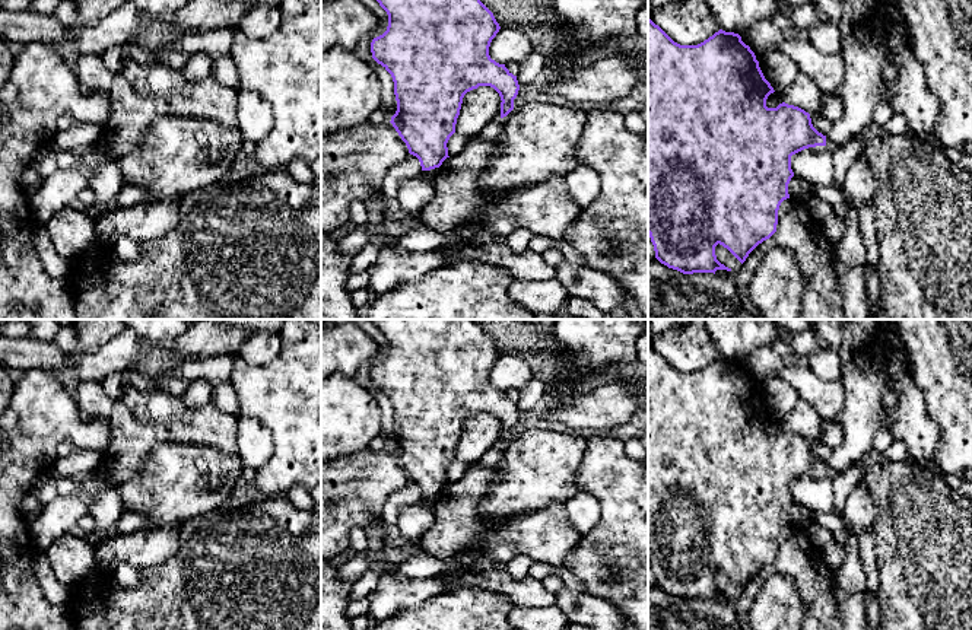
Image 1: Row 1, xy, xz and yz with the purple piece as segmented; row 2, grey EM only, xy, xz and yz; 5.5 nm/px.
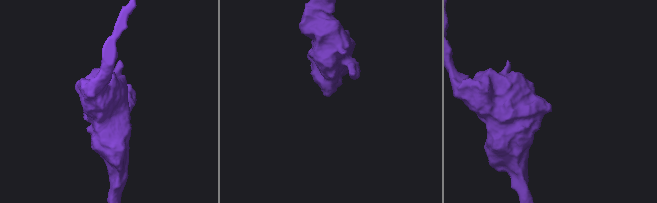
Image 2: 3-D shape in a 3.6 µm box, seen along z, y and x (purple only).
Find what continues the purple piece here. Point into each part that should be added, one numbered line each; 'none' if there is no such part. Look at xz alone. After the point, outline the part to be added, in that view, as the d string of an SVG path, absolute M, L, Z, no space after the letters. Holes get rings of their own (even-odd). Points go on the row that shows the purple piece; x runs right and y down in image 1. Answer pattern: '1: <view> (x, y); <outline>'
none

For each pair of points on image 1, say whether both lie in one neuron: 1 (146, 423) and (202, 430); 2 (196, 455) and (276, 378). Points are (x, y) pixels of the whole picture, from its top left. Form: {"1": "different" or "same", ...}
{"1": "same", "2": "different"}

